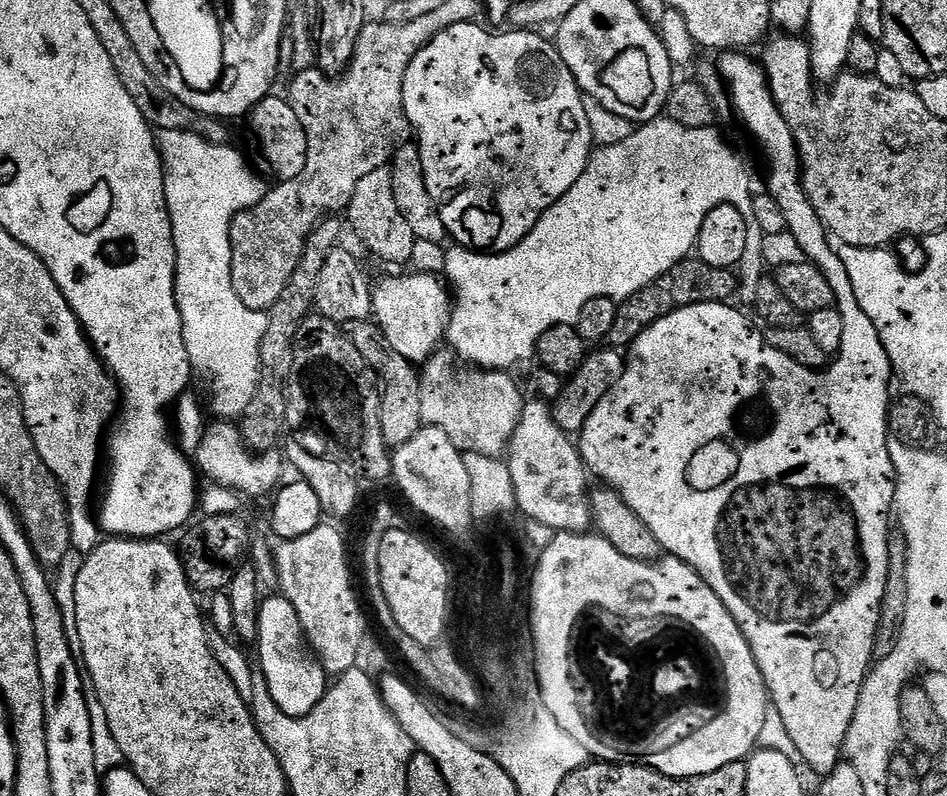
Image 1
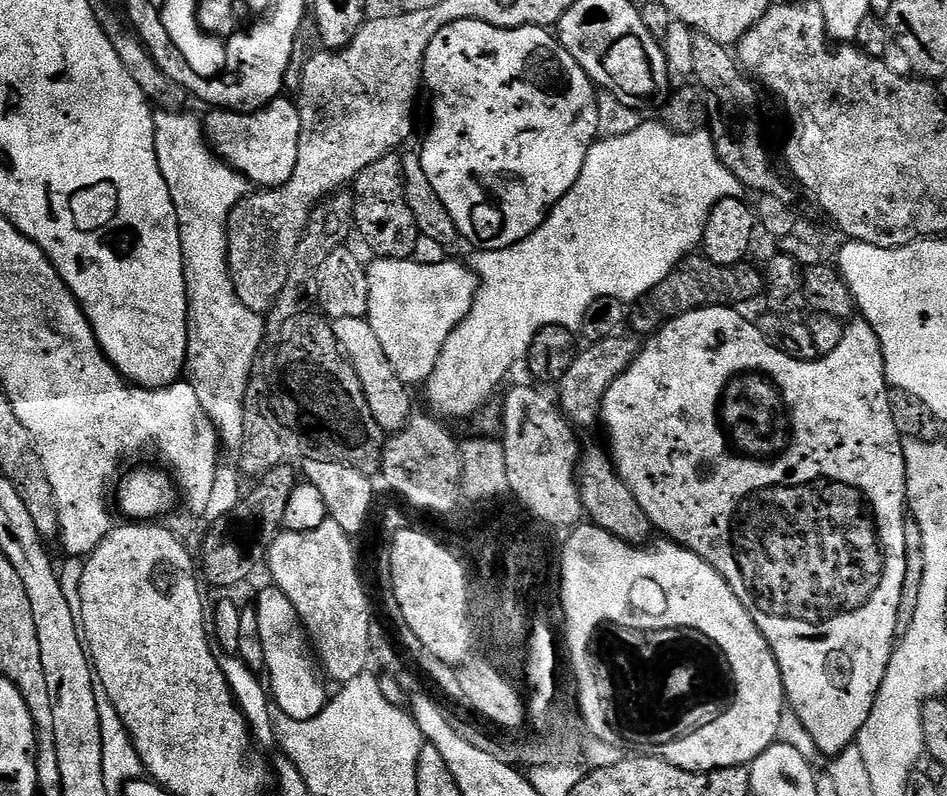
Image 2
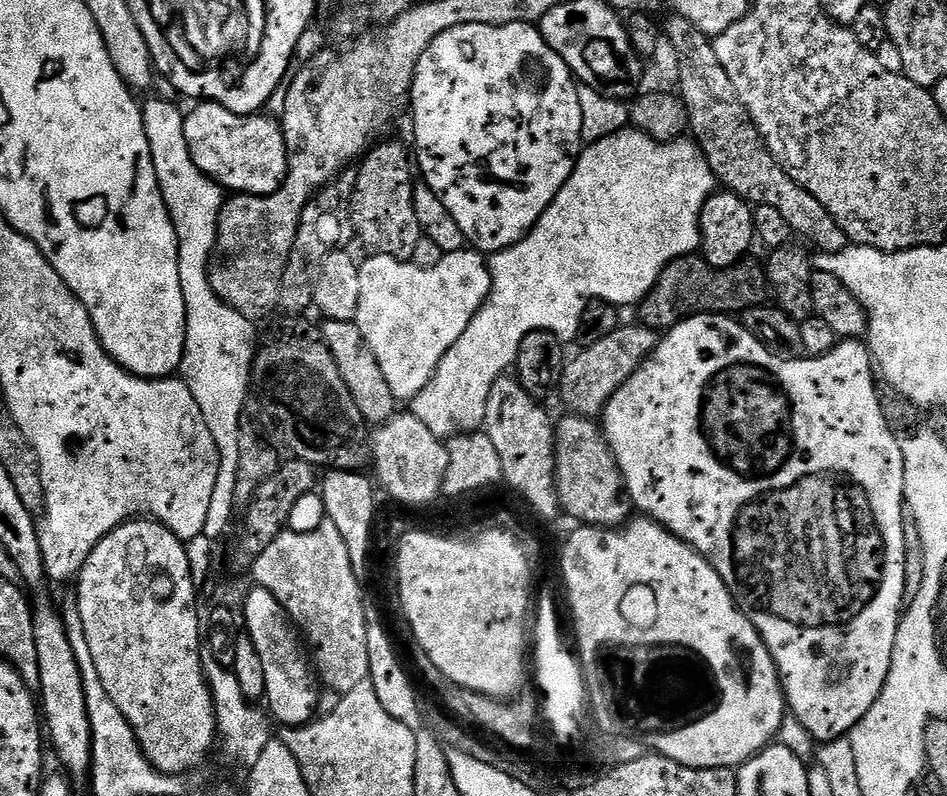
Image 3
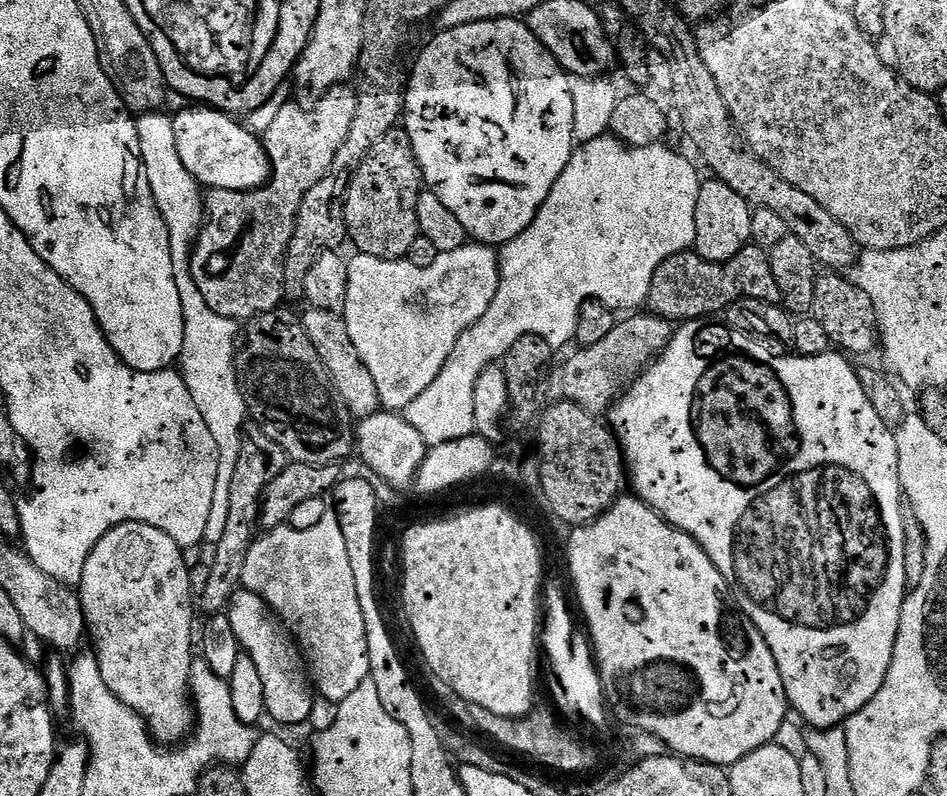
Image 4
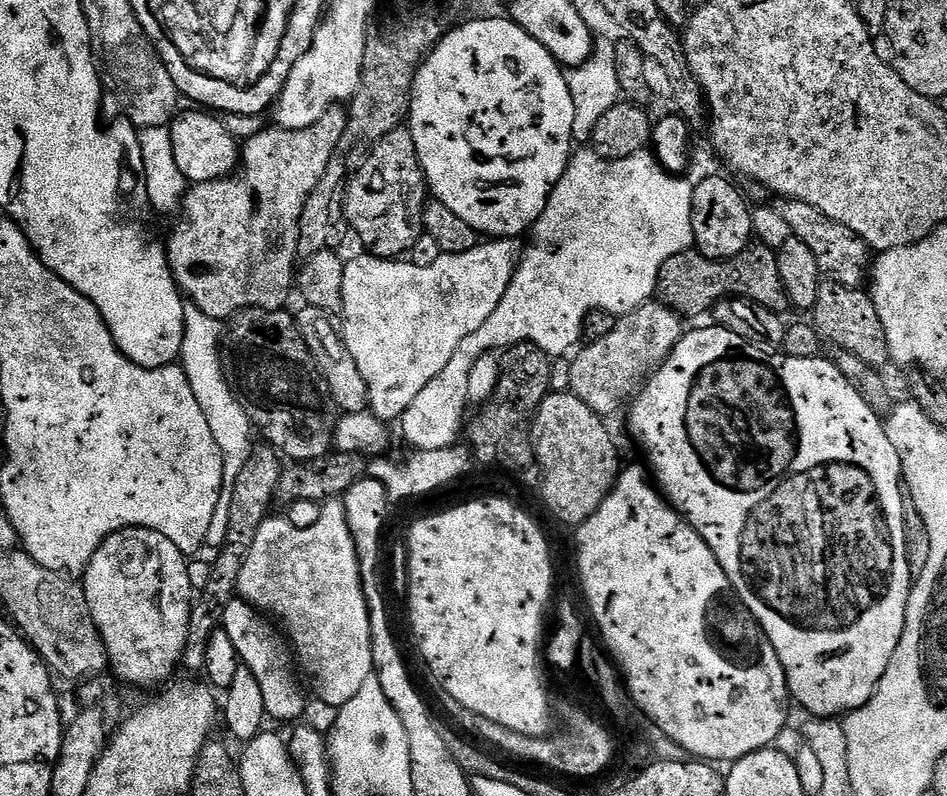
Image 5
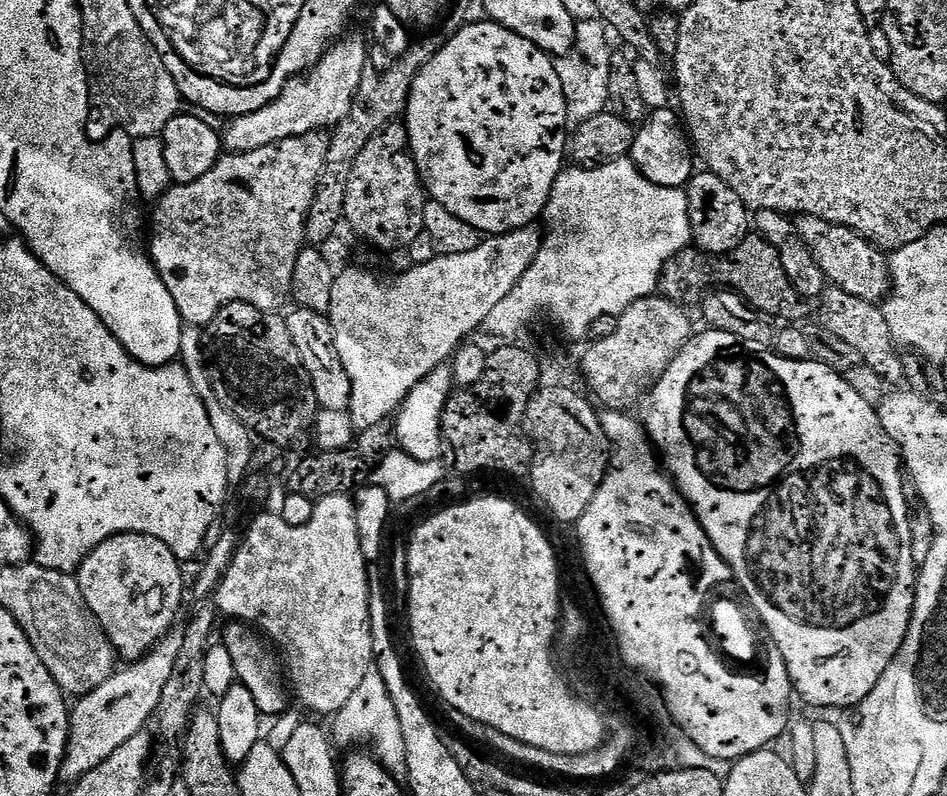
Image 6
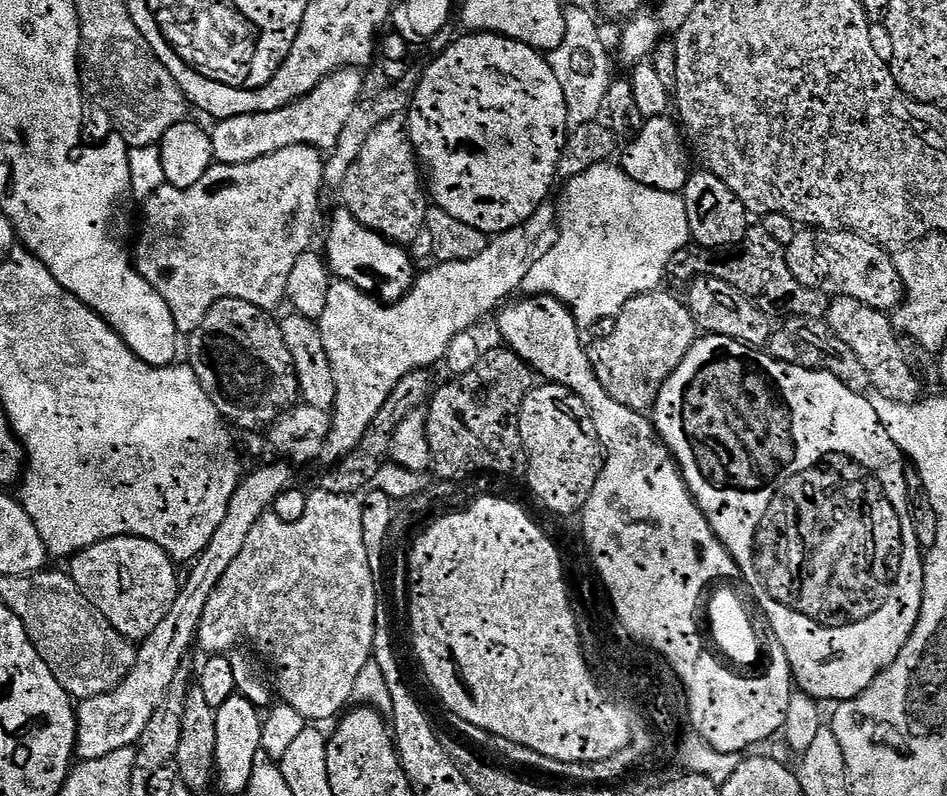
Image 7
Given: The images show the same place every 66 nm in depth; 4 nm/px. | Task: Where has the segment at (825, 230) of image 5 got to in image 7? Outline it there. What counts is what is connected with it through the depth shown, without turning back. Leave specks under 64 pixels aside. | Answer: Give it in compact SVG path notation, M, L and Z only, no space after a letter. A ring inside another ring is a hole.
M823 230L816 232L816 241L818 242L818 254L822 254L822 262L826 262L828 279L834 285L836 283L836 292L842 296L858 298L858 302L866 302L879 312L891 313L900 307L904 299L904 283L896 269L896 262L893 253L886 248L880 248L873 240L868 240L864 236L859 236L853 232L826 232Z

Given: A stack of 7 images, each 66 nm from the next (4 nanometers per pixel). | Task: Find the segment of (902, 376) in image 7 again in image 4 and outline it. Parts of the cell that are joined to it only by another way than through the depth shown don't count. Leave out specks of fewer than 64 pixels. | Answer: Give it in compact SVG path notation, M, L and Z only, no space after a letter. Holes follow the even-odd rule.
M832 270L817 275L811 316L818 322L822 322L826 334L834 337L837 349L843 350L853 357L864 356L867 352L877 351L880 338L880 327L876 321L874 302L870 302L870 298L866 298L864 291L849 277L847 280L844 276L847 275L837 274Z

